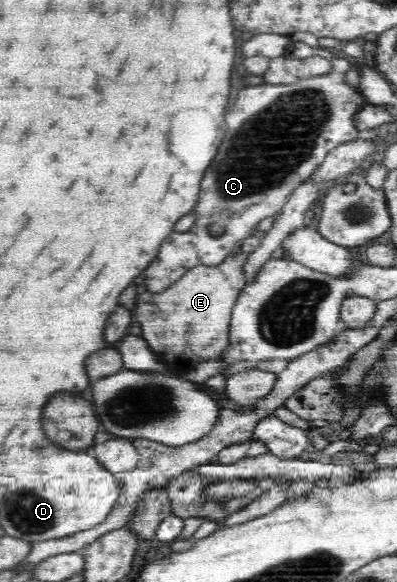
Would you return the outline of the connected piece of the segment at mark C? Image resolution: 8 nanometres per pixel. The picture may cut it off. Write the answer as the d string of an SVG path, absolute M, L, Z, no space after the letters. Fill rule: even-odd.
M291 41L286 45L286 47L287 49L284 55L287 54L287 56L296 57L297 59L307 59L309 57L322 57L322 59L326 59L327 62L330 62L330 71L327 71L327 73L323 75L309 76L305 79L300 79L299 81L296 81L290 85L271 86L264 83L262 85L249 86L247 89L243 89L243 91L237 95L237 101L235 101L233 109L229 109L229 111L227 111L227 115L225 115L227 131L221 143L223 147L219 147L219 155L215 155L215 163L211 163L211 171L207 171L207 175L203 177L200 183L199 197L196 206L193 209L196 215L196 222L187 231L175 231L175 235L171 235L171 239L169 239L169 241L163 241L163 245L161 245L161 249L159 249L159 253L156 255L155 261L149 265L149 269L147 269L147 271L144 271L144 284L147 286L147 292L159 293L159 291L165 291L167 287L171 287L171 284L174 284L188 269L195 267L197 264L216 266L217 264L221 263L227 256L233 255L237 250L239 243L243 239L251 235L258 234L255 227L261 220L269 219L271 216L275 216L280 213L282 207L285 205L285 202L288 200L288 197L291 195L291 192L296 187L299 187L300 183L303 183L313 174L313 171L315 171L315 169L321 165L322 160L332 149L335 149L335 147L337 147L339 144L358 139L358 130L353 126L352 117L355 115L355 113L357 113L357 111L359 111L359 109L371 103L366 101L359 89L350 87L346 84L345 80L343 80L345 73L351 69L349 66L349 60L345 58L344 54L335 55L329 52L327 48L314 48L303 42ZM215 221L221 221L223 222L223 225L225 225L225 233L223 233L221 237L211 237L211 235L207 233L207 227L209 227L211 223L215 223Z

